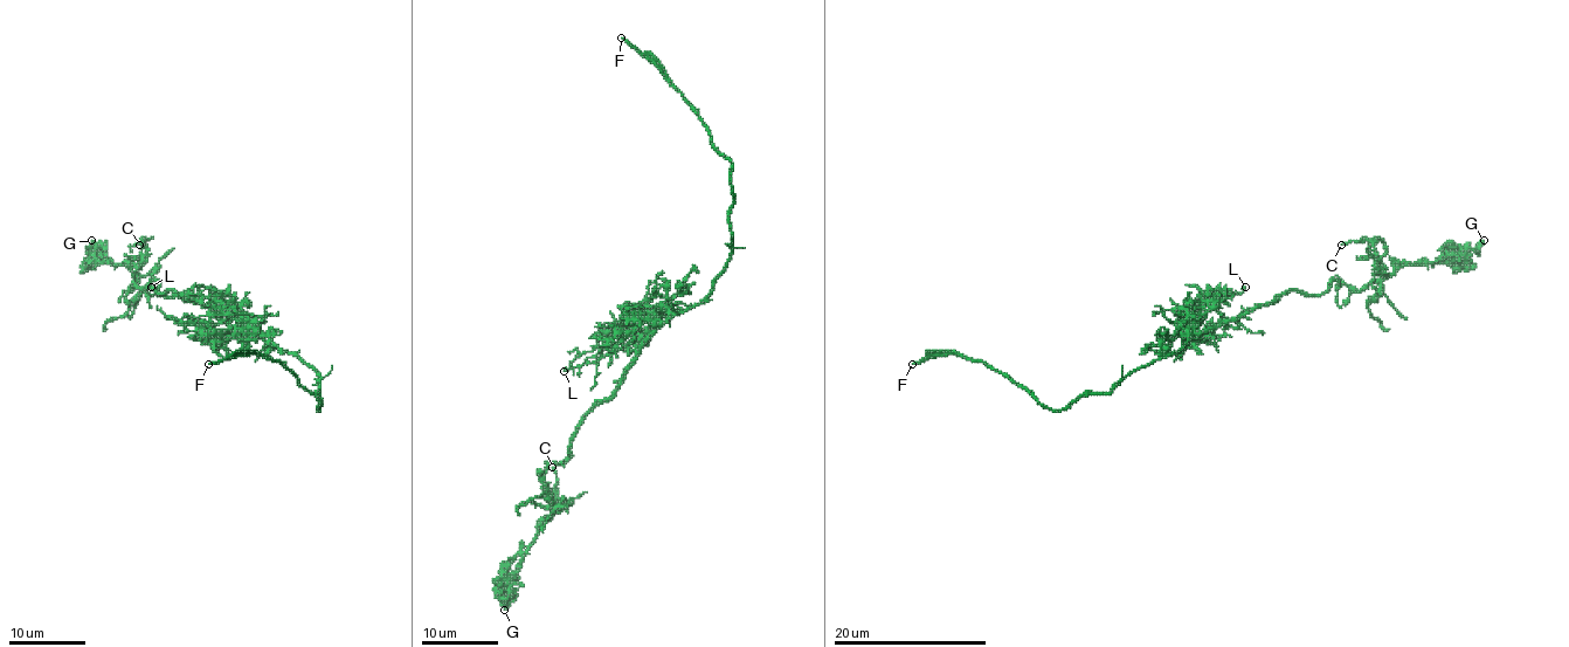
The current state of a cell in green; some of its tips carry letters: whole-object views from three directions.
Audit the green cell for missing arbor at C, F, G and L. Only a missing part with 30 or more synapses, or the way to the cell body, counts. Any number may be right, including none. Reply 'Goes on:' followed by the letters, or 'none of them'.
Goes on: F

